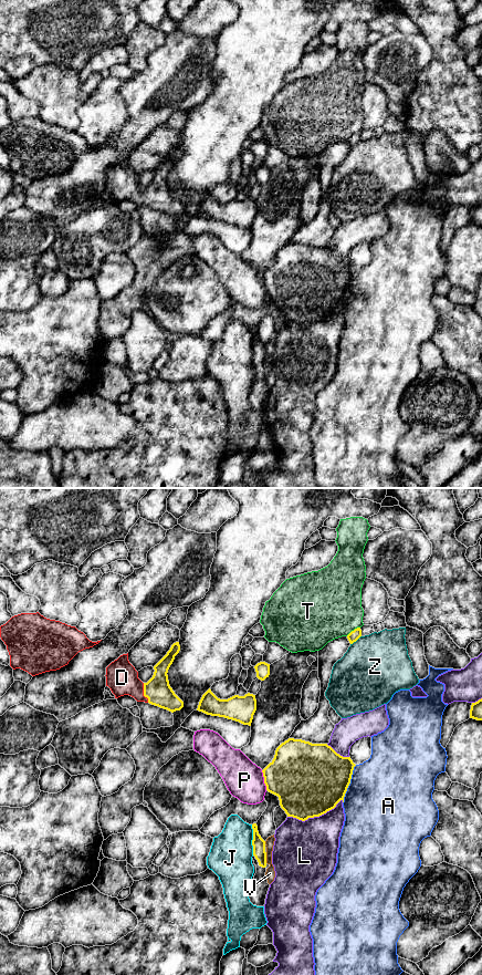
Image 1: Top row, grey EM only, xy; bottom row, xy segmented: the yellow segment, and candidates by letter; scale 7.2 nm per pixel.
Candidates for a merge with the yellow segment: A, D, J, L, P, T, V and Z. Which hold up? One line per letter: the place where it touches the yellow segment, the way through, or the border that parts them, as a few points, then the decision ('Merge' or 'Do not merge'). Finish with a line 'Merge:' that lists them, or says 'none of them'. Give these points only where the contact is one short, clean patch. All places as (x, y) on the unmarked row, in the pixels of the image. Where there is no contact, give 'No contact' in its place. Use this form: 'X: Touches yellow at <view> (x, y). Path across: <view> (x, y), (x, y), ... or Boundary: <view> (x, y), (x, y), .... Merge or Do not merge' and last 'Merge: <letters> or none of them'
A: Touches yellow at xy (349, 287). Do not merge
D: Touches yellow at xy (144, 197). Path across: xy (157, 194), (144, 197), (122, 182). Merge
J: Touches yellow at xy (252, 344). Do not merge
L: Touches yellow at xy (315, 320). Do not merge
P: Touches yellow at xy (264, 284). Do not merge
T: Touches yellow at xy (354, 134). Do not merge
V: Touches yellow at xy (265, 362). Do not merge
Z: Touches yellow at xy (355, 145). Do not merge
Merge: D

